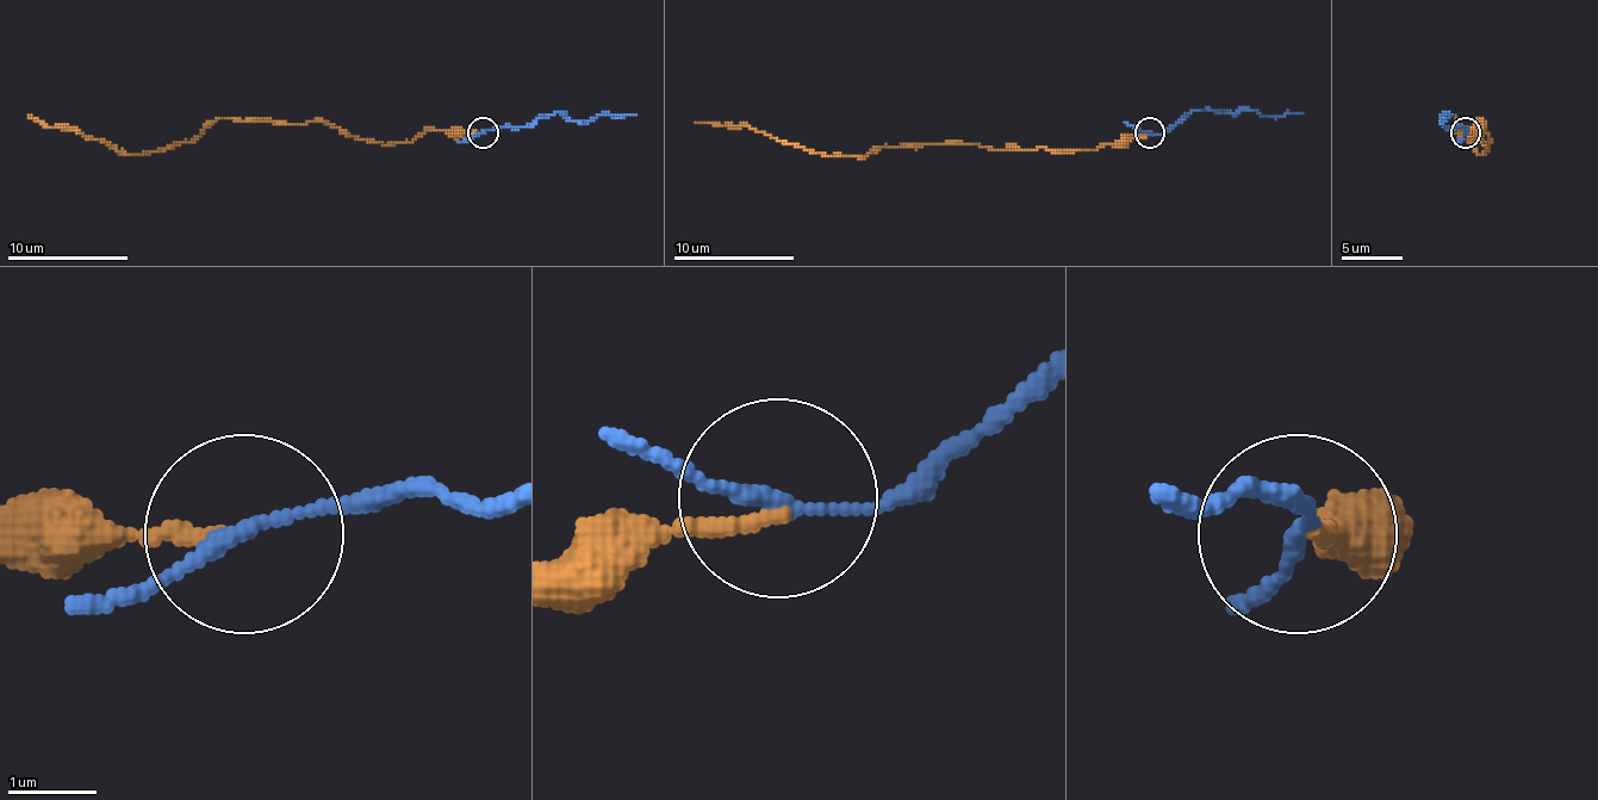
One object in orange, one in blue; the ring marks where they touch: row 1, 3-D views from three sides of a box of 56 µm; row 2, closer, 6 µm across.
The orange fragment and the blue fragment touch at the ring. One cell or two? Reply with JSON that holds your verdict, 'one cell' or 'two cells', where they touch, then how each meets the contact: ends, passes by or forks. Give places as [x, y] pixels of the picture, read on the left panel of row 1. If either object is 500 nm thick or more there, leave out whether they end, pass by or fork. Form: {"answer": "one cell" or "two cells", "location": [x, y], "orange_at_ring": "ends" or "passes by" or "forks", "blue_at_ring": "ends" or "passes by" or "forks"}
{"answer": "two cells", "location": [483, 132], "orange_at_ring": "ends", "blue_at_ring": "passes by"}

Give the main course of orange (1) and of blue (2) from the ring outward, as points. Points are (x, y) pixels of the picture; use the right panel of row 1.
1: (1467, 134), (1483, 130), (1483, 146), (1479, 118), (1488, 142), (1483, 154), (1459, 134), (1455, 115)
2: (1465, 134), (1465, 126), (1443, 124), (1443, 112), (1443, 121), (1449, 115), (1446, 115)

